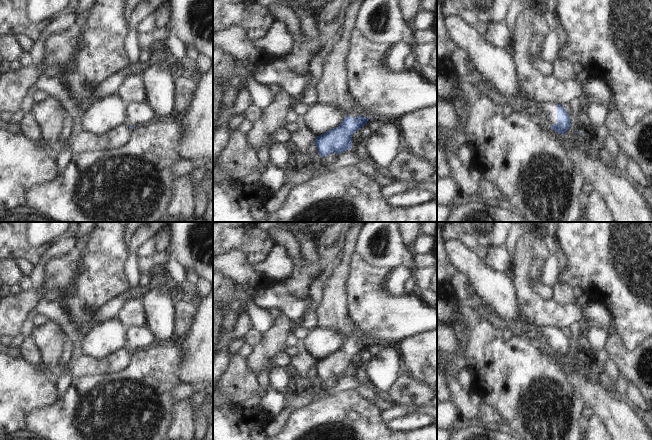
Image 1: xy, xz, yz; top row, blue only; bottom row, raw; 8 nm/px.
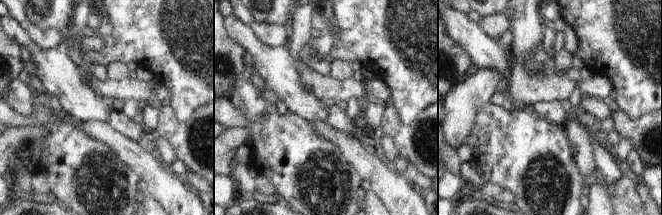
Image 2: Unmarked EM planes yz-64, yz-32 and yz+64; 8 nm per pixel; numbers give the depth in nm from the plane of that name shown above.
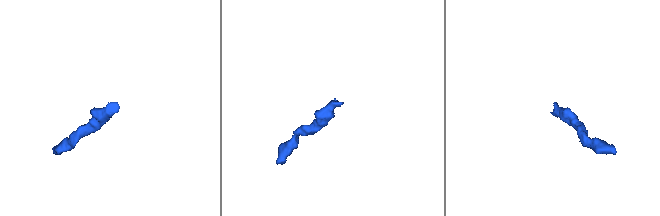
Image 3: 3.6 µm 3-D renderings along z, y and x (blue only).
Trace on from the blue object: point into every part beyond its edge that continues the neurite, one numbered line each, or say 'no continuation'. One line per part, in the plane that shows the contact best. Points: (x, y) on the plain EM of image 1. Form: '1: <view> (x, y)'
1: yz (551, 333)

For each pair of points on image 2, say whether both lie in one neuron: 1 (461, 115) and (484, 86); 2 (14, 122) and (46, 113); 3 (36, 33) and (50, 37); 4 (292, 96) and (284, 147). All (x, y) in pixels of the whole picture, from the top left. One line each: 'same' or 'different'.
1: same
2: same
3: same
4: different

